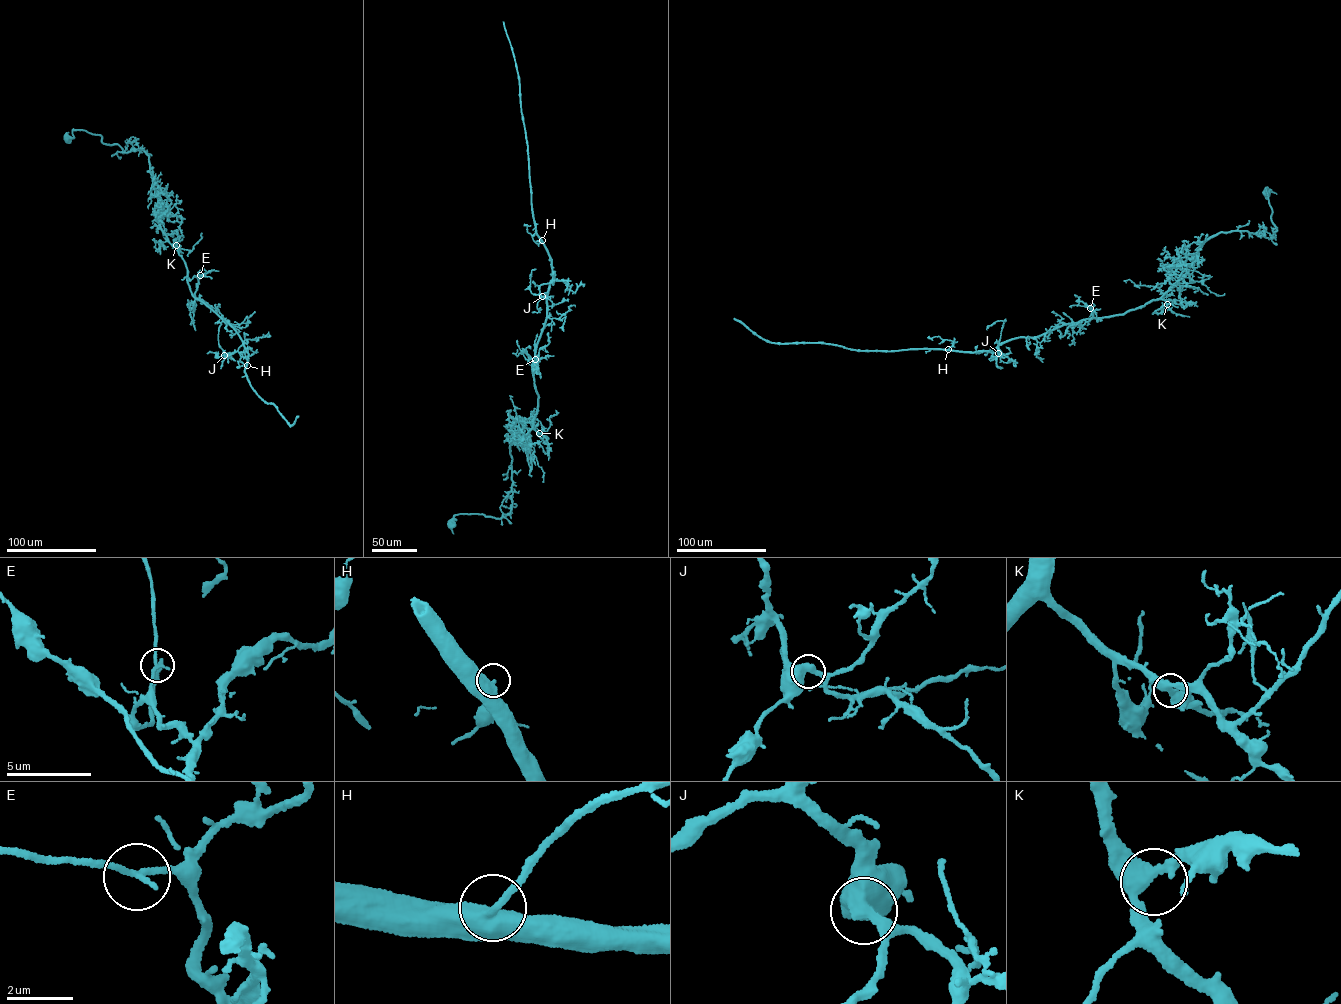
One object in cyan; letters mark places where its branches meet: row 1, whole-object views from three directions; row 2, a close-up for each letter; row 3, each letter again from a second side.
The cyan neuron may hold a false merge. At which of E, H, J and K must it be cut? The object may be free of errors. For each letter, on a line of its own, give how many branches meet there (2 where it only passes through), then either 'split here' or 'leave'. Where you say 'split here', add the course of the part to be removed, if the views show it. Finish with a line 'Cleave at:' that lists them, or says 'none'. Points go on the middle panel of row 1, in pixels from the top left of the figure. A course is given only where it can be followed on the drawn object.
E: branches 2; leave
H: branches 2; leave
J: branches 2; leave
K: branches 3; leave
Cleave at: none

